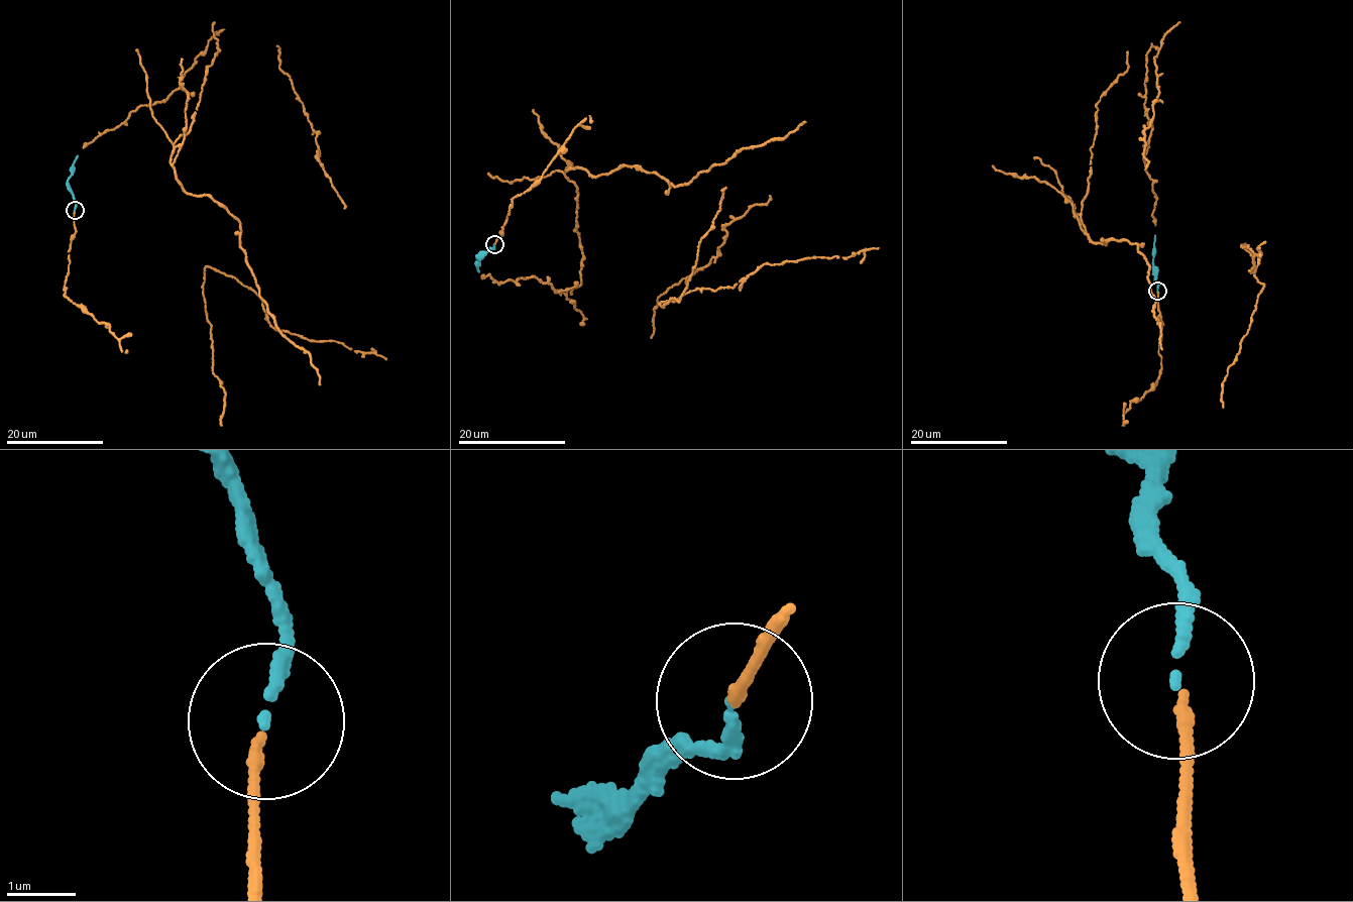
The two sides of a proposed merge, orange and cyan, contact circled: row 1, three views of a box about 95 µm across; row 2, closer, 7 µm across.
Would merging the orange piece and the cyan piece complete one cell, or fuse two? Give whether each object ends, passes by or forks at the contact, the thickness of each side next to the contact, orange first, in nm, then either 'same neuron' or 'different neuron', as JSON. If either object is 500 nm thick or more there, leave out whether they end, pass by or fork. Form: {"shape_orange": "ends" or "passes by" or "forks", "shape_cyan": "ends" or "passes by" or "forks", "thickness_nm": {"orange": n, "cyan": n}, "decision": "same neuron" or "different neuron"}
{"shape_orange": "ends", "shape_cyan": "ends", "thickness_nm": {"orange": 150, "cyan": 130}, "decision": "same neuron"}

